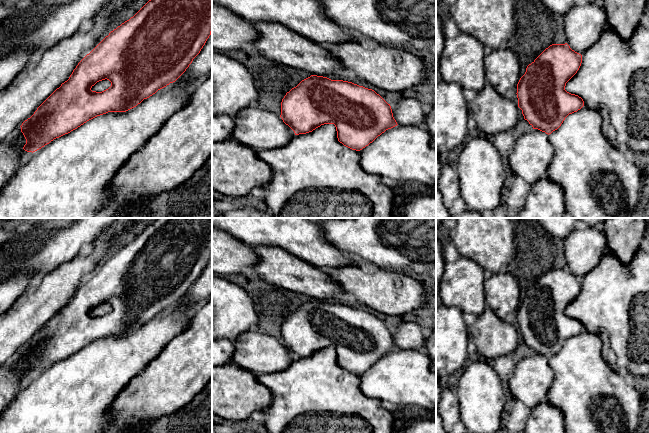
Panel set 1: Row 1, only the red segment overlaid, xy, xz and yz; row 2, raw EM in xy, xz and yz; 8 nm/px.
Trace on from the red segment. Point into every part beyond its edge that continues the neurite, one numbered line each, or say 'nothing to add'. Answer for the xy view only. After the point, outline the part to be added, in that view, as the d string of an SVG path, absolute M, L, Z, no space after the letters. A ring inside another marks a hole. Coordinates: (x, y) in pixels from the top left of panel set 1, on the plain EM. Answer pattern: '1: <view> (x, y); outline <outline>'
nothing to add

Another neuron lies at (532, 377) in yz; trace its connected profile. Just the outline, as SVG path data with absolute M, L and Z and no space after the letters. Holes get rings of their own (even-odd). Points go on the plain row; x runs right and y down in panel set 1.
M533 353L515 362L509 390L516 400L523 402L530 410L547 400L553 382L553 372L548 361L545 356Z

